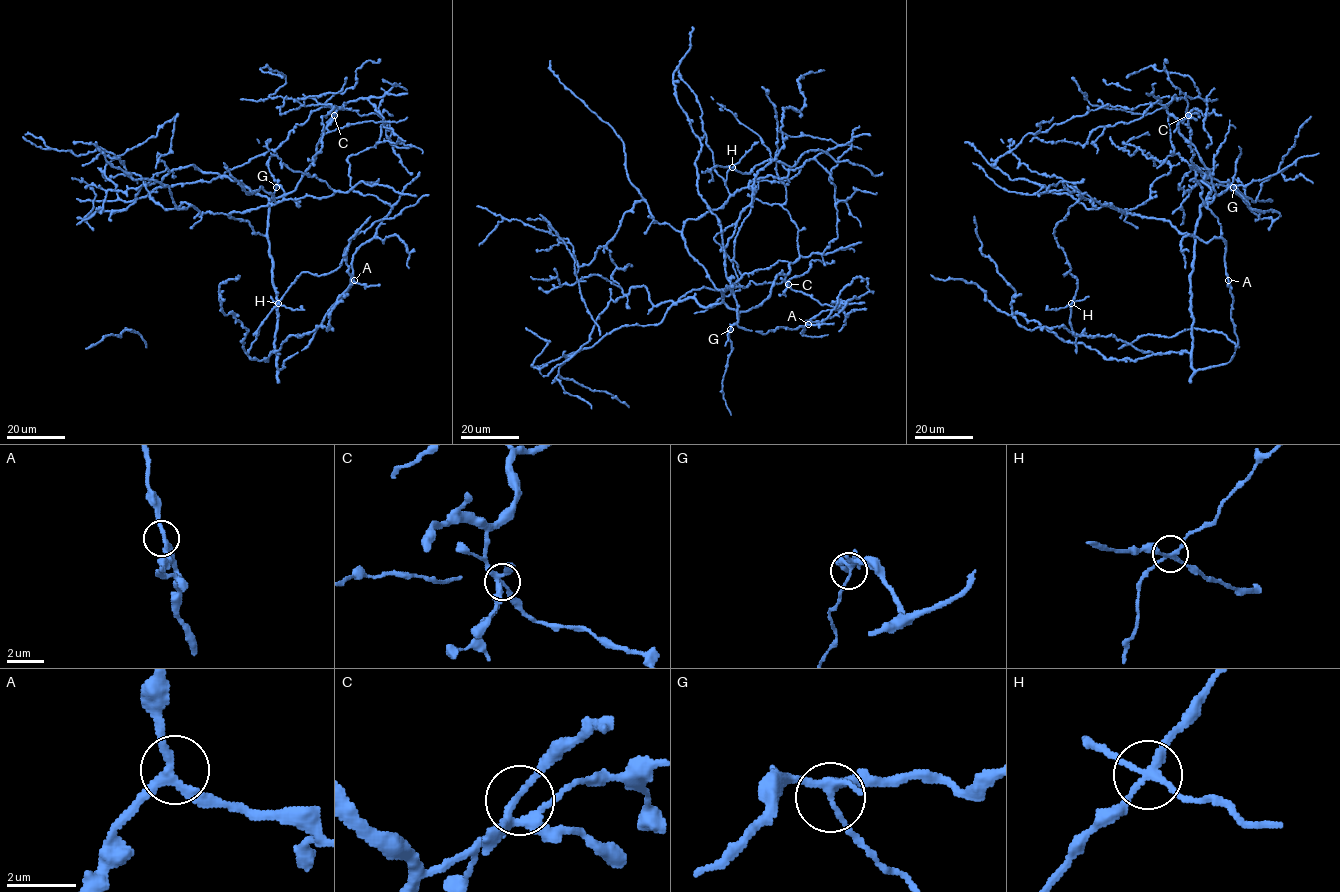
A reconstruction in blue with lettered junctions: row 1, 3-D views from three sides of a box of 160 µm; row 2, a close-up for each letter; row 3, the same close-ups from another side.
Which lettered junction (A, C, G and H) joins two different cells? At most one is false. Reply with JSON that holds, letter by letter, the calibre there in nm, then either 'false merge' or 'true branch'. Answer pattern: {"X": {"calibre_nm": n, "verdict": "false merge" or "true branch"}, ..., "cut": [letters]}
{"A": {"calibre_nm": 200, "verdict": "true branch"}, "C": {"calibre_nm": 190, "verdict": "true branch"}, "G": {"calibre_nm": 220, "verdict": "true branch"}, "H": {"calibre_nm": 190, "verdict": "false merge"}, "cut": ["H"]}

